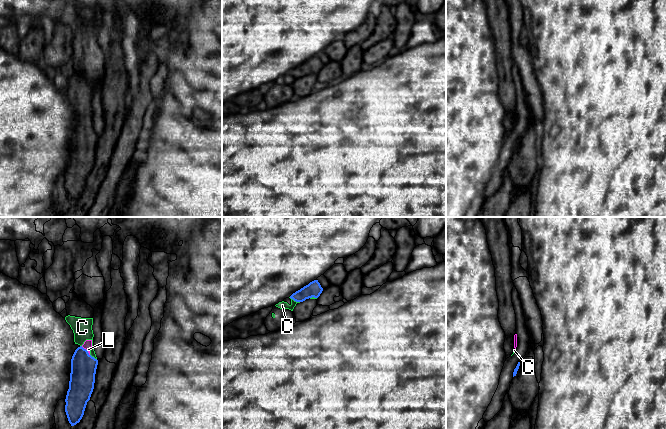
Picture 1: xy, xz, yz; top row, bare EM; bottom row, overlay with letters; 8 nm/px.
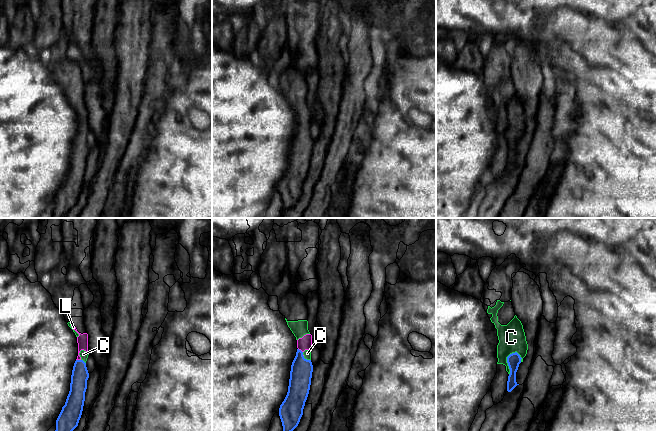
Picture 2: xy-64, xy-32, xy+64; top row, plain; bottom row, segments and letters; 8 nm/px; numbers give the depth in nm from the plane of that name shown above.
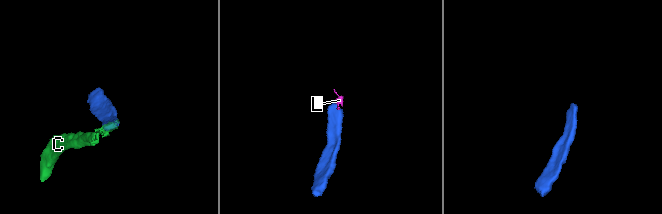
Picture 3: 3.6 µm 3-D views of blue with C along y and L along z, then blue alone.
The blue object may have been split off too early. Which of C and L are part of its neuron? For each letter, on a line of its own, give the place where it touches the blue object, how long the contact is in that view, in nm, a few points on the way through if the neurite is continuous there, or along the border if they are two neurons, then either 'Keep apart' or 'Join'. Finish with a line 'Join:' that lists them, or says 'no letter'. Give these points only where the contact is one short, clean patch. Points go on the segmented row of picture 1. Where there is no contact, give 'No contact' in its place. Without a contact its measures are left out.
C: Touches blue at xz (294, 300). Shared border 100 nm. Boundary: xz (289, 297), (299, 302). Keep apart
L: Touches blue at xy (86, 350). Shared border 100 nm. Path across: xy (83, 366), (86, 350), (87, 345). Join
Join: L

